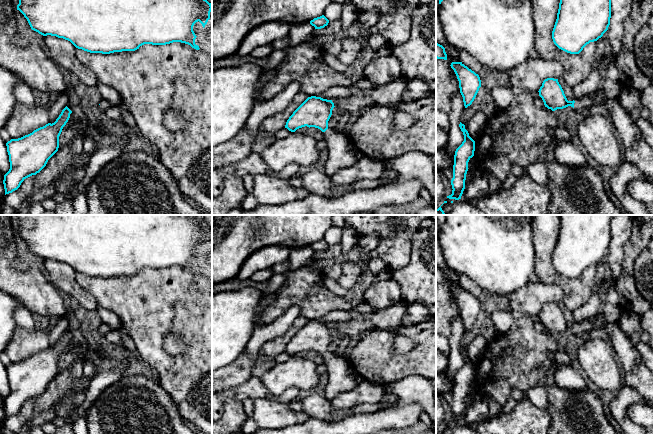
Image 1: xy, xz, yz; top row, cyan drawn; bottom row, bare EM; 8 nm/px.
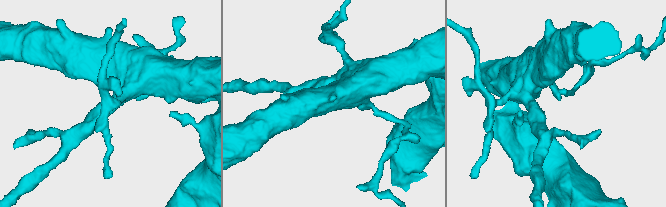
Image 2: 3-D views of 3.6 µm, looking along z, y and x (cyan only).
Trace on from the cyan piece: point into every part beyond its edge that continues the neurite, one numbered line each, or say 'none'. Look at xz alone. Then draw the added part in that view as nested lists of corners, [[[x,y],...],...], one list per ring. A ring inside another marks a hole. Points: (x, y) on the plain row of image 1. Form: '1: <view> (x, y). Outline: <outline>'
1: xz (340, 379). Outline: [[[328,352],[324,356],[324,364],[329,375],[324,395],[327,400],[331,401],[338,394],[349,392],[358,385],[350,372],[349,362],[344,357],[336,357]]]

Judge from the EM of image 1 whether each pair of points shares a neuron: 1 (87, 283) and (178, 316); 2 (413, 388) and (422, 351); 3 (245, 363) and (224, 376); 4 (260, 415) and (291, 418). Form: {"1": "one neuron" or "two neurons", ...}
{"1": "one neuron", "2": "two neurons", "3": "one neuron", "4": "one neuron"}

